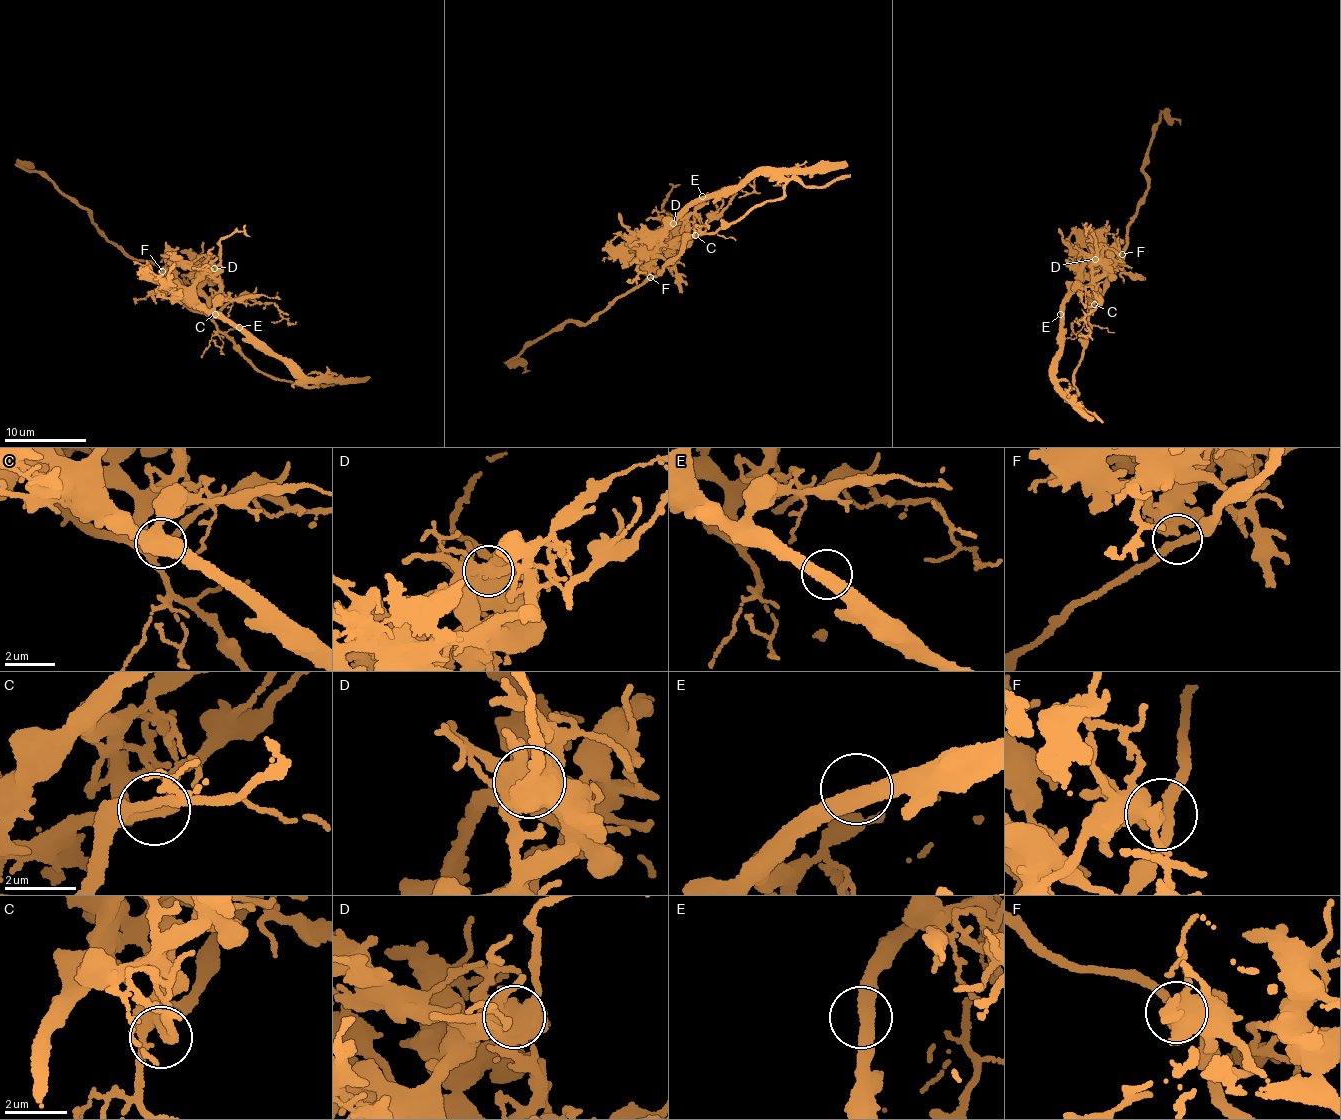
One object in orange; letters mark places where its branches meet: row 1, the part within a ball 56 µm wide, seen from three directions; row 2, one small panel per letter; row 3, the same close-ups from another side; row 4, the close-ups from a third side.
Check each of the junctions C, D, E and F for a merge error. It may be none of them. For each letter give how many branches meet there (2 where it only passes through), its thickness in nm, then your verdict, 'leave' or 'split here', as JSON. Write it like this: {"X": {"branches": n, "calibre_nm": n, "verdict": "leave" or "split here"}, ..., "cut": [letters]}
{"C": {"branches": 2, "calibre_nm": 240, "verdict": "leave"}, "D": {"branches": 5, "calibre_nm": 700, "verdict": "split here"}, "E": {"branches": 2, "calibre_nm": 440, "verdict": "leave"}, "F": {"branches": 3, "calibre_nm": 220, "verdict": "leave"}, "cut": ["D"]}

